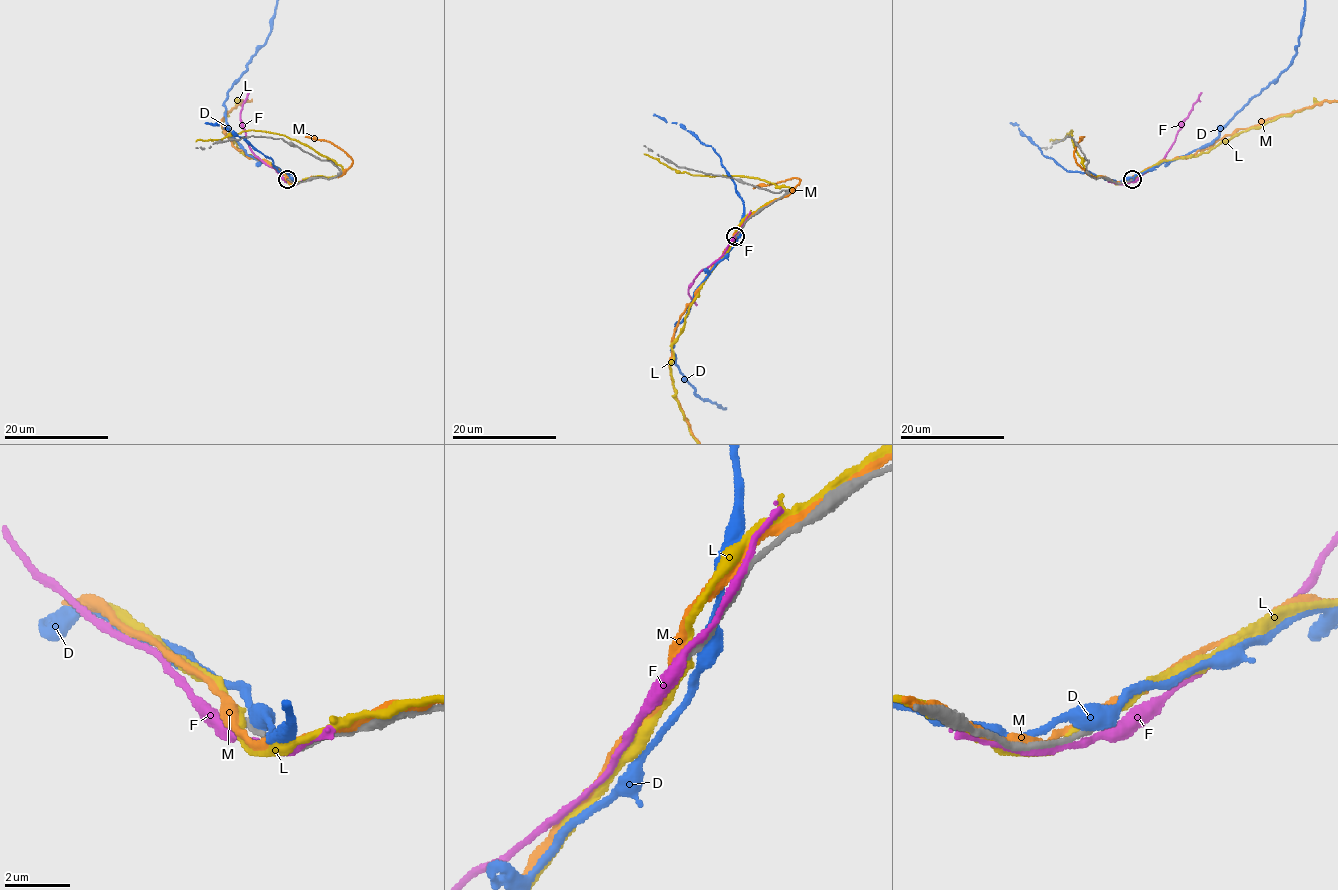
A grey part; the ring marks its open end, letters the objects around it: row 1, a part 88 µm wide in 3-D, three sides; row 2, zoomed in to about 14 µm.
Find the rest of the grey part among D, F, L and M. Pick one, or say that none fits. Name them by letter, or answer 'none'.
none

